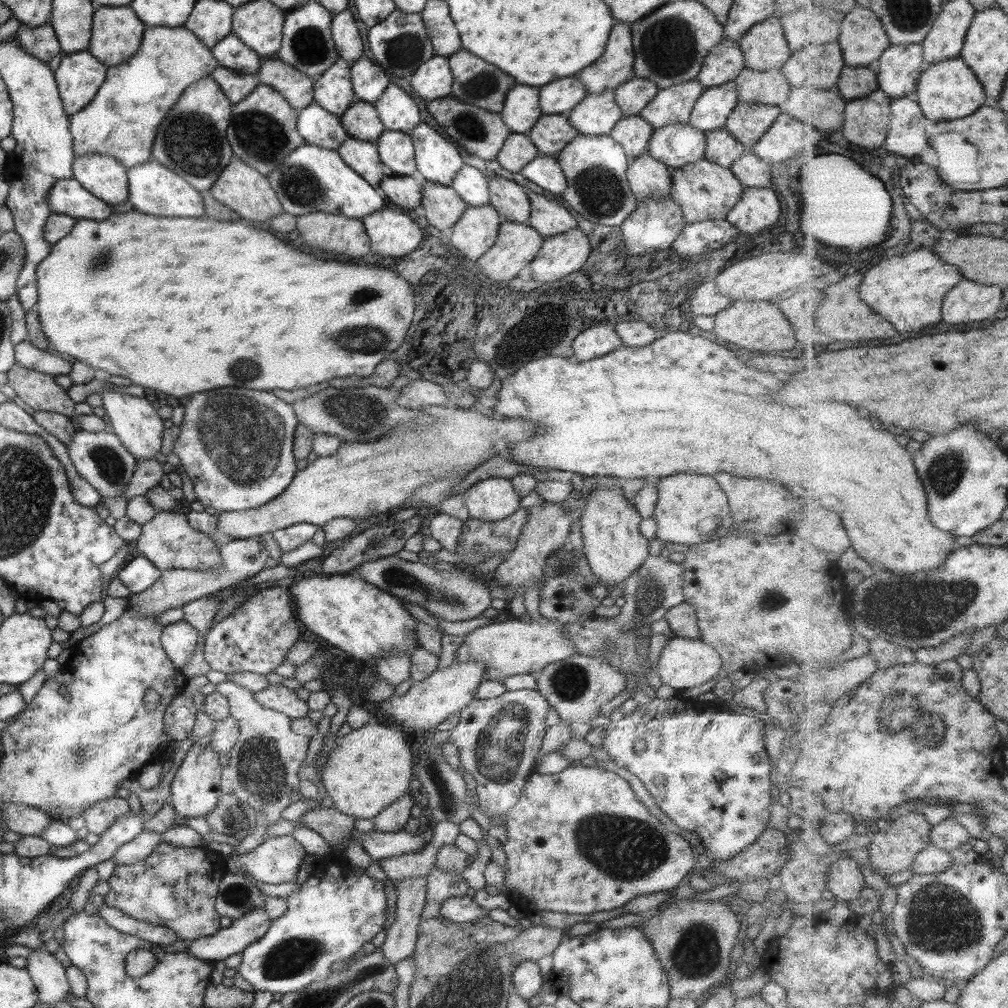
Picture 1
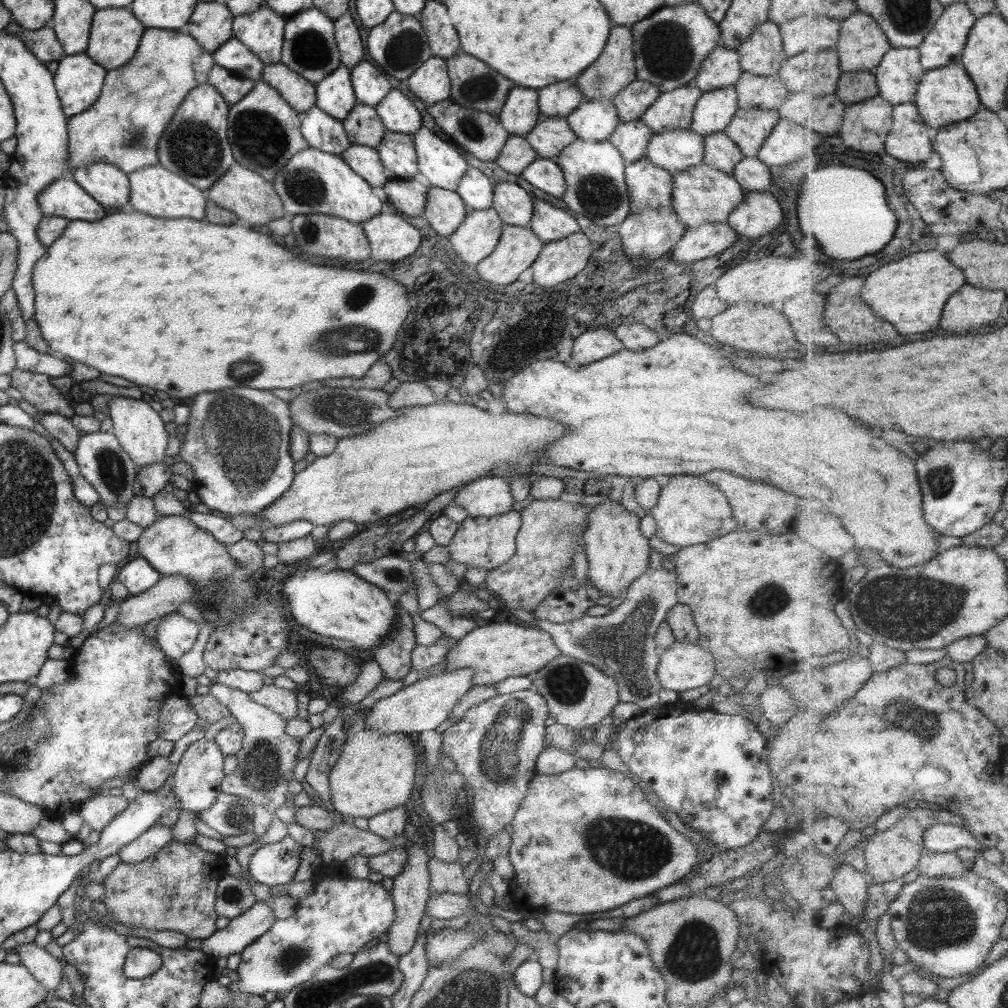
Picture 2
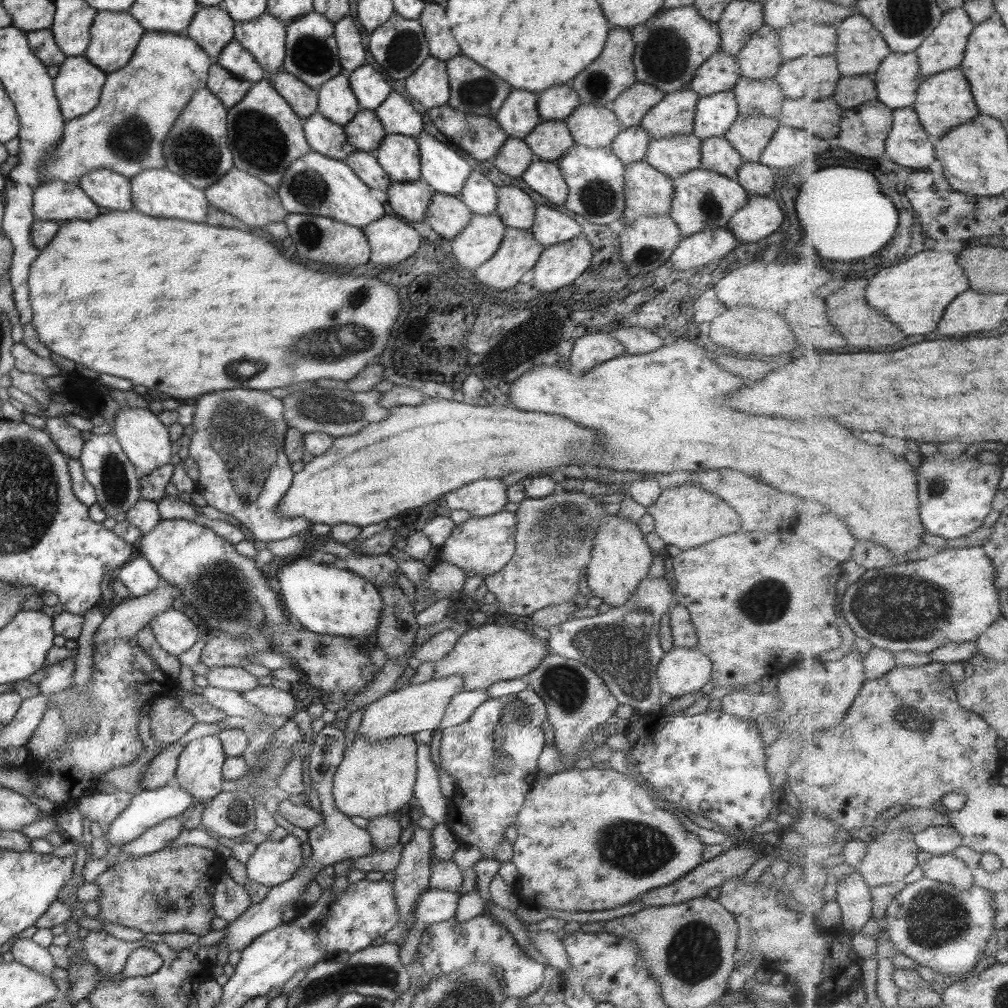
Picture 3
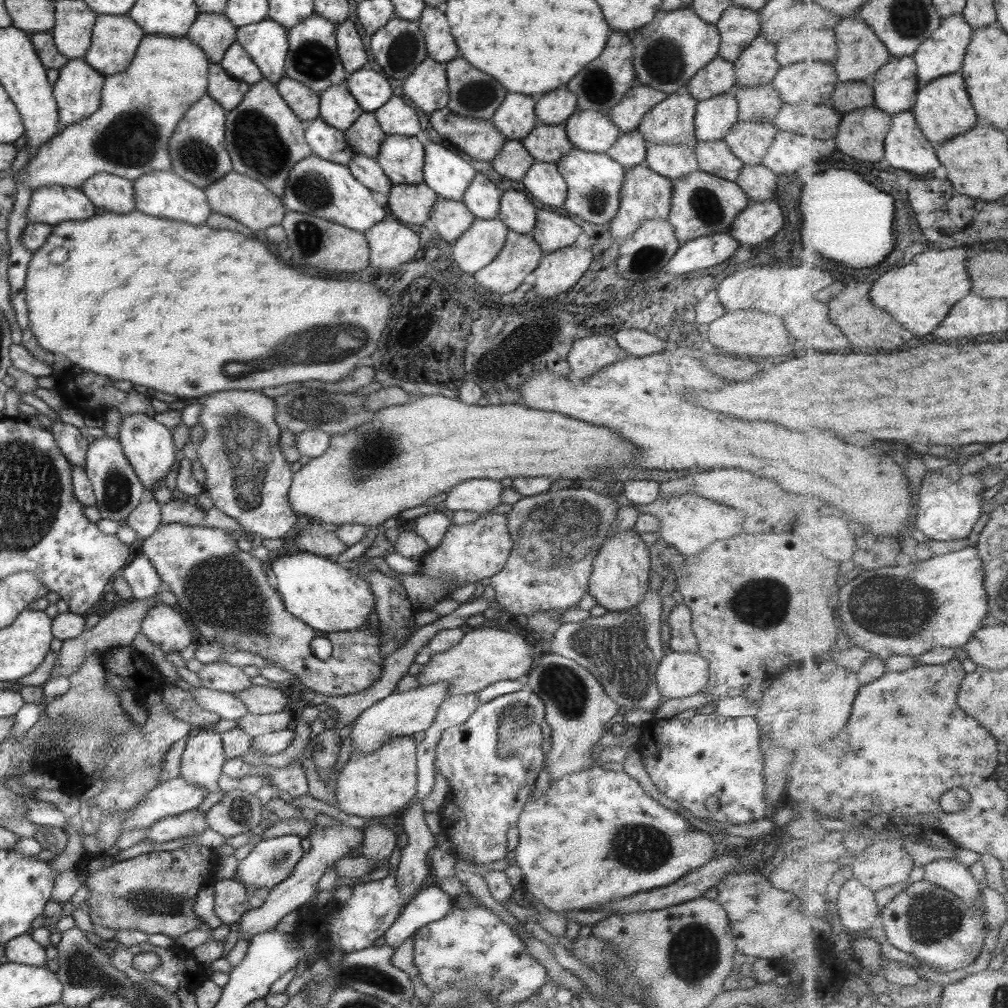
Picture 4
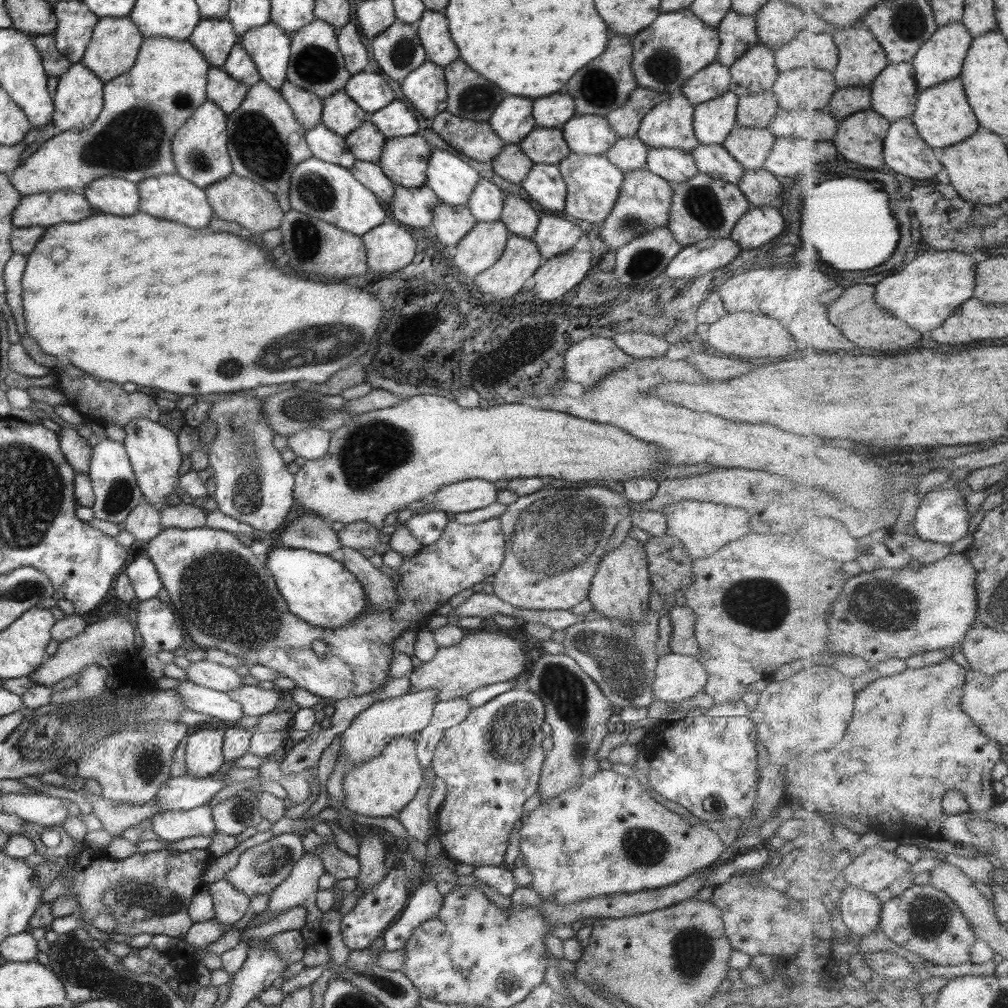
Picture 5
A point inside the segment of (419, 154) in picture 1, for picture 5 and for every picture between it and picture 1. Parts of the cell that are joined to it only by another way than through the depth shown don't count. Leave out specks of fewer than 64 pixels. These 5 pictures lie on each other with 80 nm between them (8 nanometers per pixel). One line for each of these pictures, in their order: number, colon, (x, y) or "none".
2: (442, 166)
3: (441, 168)
4: (448, 175)
5: (452, 180)

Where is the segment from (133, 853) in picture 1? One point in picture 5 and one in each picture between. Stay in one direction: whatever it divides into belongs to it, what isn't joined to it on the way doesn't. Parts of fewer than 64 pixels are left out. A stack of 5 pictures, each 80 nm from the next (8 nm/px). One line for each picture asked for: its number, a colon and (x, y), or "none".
2: (156, 836)
3: (155, 838)
4: (171, 827)
5: (171, 825)

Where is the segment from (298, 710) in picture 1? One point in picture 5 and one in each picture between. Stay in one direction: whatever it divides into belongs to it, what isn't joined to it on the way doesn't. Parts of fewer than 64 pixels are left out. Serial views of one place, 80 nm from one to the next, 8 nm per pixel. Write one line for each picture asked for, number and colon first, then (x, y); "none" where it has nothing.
2: (280, 701)
3: (270, 701)
4: (257, 699)
5: (254, 701)

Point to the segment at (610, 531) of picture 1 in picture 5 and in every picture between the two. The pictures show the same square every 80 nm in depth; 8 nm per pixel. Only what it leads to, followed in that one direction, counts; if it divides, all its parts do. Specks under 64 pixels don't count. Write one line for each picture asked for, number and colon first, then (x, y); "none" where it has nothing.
2: (617, 553)
3: (620, 558)
4: (618, 581)
5: (619, 588)

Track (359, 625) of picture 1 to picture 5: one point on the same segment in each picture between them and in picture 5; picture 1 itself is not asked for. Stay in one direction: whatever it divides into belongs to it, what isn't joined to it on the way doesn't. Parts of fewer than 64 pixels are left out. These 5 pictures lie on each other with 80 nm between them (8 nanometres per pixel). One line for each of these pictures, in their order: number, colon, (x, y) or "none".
2: (338, 604)
3: (325, 600)
4: (328, 597)
5: (317, 588)

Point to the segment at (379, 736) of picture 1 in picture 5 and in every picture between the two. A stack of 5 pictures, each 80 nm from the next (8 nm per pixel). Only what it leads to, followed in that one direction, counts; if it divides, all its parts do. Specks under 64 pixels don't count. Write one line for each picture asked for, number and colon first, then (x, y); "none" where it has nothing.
2: (374, 773)
3: (371, 780)
4: (371, 784)
5: (382, 786)

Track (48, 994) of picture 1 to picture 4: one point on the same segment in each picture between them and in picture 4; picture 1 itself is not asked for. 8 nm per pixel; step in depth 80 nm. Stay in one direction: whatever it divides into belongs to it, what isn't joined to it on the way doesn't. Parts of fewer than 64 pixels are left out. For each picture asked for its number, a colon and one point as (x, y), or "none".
2: (46, 970)
3: (25, 952)
4: (22, 949)

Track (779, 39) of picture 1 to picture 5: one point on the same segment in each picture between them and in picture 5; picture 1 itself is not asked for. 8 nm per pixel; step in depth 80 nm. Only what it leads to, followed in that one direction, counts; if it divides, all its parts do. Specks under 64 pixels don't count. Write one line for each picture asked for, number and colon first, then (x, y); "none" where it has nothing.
2: (761, 54)
3: (759, 59)
4: (756, 65)
5: (755, 72)

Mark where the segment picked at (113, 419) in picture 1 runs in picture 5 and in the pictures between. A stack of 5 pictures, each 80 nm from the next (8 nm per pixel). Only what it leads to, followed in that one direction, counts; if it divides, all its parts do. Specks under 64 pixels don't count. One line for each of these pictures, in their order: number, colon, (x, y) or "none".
2: (140, 433)
3: (144, 440)
4: (148, 446)
5: (151, 449)

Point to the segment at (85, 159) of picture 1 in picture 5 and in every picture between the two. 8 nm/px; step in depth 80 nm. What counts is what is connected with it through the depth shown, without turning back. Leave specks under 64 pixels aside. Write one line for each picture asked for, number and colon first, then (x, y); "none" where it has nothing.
2: (106, 184)
3: (110, 191)
4: (108, 193)
5: (108, 194)

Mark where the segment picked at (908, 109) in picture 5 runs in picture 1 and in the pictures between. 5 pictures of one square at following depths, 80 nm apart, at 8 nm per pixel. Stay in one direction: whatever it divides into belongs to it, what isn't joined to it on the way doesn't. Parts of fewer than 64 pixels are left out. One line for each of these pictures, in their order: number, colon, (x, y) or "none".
1: (899, 70)
2: (901, 72)
3: (898, 79)
4: (896, 86)

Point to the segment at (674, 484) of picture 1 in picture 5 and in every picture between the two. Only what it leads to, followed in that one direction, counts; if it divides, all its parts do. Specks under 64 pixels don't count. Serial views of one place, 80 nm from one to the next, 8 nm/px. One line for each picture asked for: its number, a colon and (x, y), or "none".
2: (689, 511)
3: (684, 516)
4: (690, 523)
5: (702, 528)

